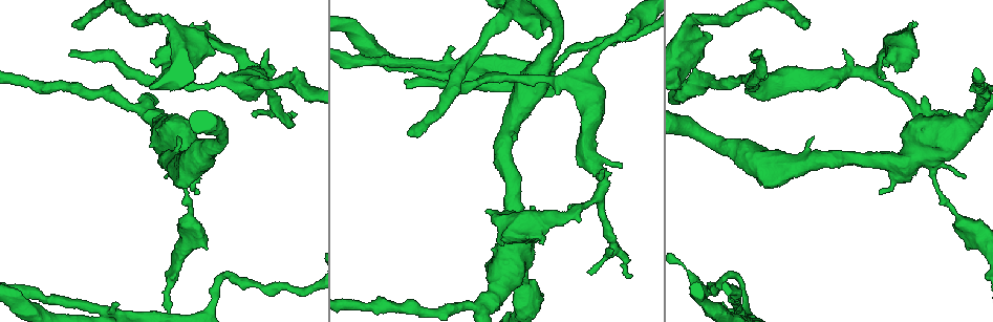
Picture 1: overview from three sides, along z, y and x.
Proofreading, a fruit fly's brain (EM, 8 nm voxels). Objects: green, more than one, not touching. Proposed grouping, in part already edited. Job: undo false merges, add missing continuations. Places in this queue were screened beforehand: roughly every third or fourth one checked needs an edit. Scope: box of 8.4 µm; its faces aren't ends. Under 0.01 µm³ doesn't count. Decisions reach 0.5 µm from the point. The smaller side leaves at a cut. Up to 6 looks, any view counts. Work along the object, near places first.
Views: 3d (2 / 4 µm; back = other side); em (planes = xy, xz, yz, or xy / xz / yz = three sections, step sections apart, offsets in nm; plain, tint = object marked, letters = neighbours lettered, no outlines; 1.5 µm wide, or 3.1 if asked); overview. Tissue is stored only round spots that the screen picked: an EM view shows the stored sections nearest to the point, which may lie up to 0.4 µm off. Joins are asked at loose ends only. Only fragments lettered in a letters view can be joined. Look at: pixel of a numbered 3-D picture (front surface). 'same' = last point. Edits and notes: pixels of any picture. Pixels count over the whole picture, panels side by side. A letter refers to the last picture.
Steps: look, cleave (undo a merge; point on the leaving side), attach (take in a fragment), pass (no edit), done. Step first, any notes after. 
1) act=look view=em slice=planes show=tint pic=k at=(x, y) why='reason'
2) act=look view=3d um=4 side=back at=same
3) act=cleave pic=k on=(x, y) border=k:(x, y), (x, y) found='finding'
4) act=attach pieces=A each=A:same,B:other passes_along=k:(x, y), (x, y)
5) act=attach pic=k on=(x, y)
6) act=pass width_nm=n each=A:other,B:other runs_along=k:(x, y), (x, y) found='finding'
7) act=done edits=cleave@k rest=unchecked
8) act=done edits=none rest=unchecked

act=look view=em slice=xz step=4 show=letters pic=1 at=(69, 54) why='long arm stops here'

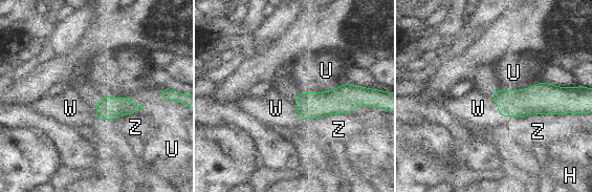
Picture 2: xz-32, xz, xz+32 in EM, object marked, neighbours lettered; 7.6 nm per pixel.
act=look view=em slice=planes show=letters at=same why='another direction'

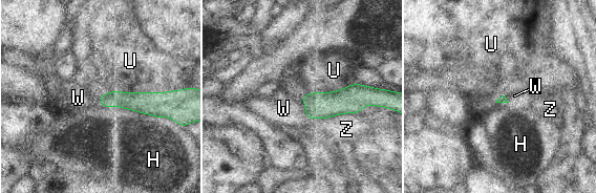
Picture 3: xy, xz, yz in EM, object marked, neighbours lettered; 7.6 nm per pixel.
act=attach pieces=W each=H:other,U:other,W:same,Z:other passes_along=3:(318, 105), (304, 105), (283, 108) found='it goes on there'

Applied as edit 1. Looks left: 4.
act=look view=overview

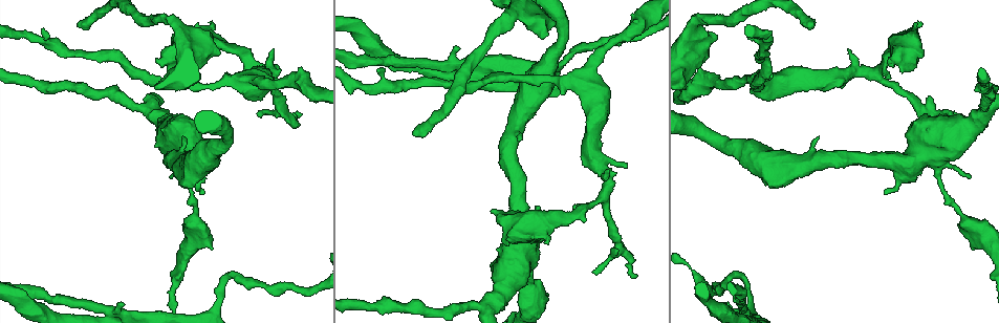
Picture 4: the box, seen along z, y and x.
act=look view=3d um=2 pic=4 at=(602, 199) why='abrupt turn'

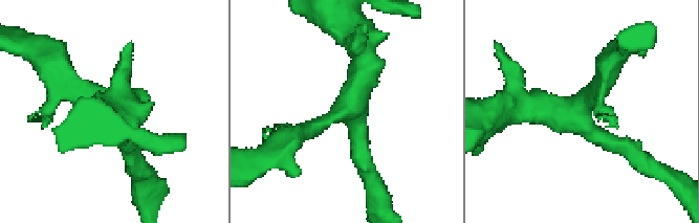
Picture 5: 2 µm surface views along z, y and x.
act=look view=em slice=yz step=8 show=tint pic=5 at=(577, 111)

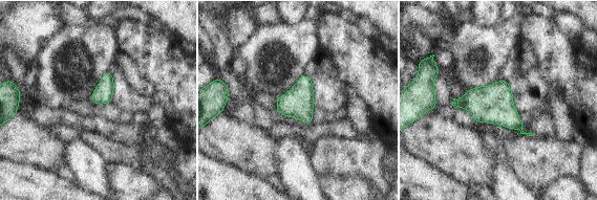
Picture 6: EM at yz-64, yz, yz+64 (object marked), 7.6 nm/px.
act=look view=em slice=xz step=8 show=letters at=same why='cut it another way'

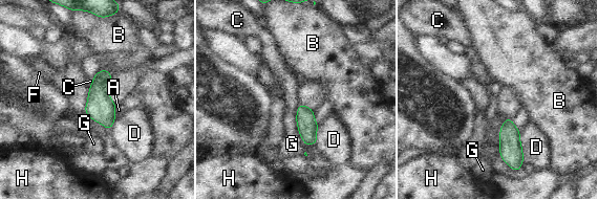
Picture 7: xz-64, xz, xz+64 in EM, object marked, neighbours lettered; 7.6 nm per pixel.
act=pass each=A:other,B:other,C:other,D:other,F:other,G:other,H:other border=7:(118, 105), (114, 111), (114, 118) found='continuous, no second neuron'

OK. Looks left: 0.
act=done edits=attach@3 rest=unchecked

